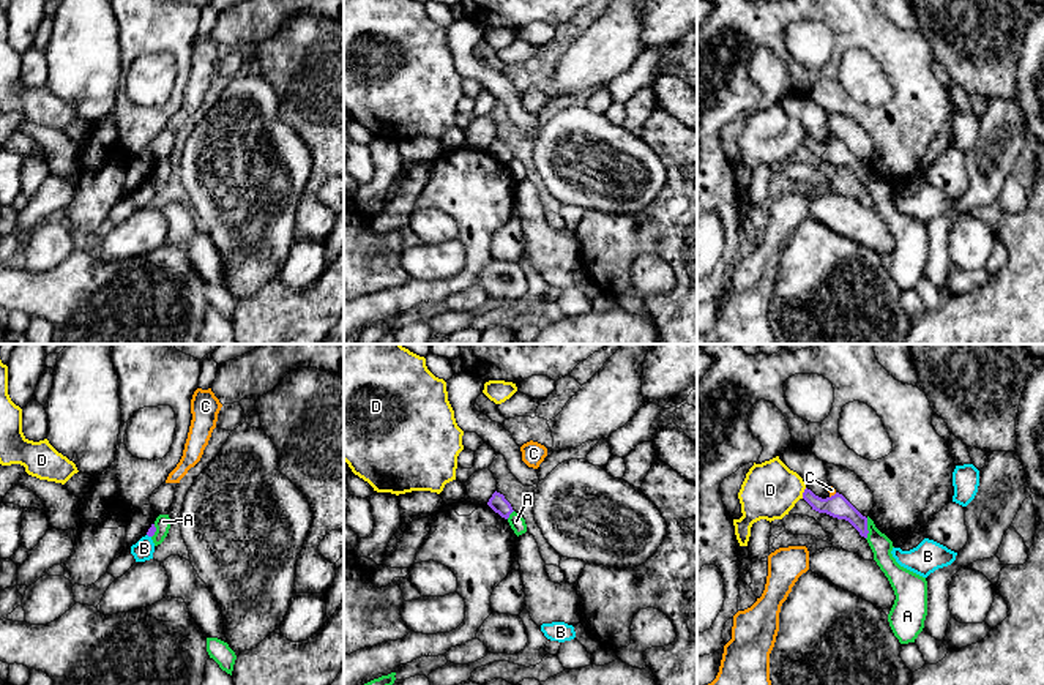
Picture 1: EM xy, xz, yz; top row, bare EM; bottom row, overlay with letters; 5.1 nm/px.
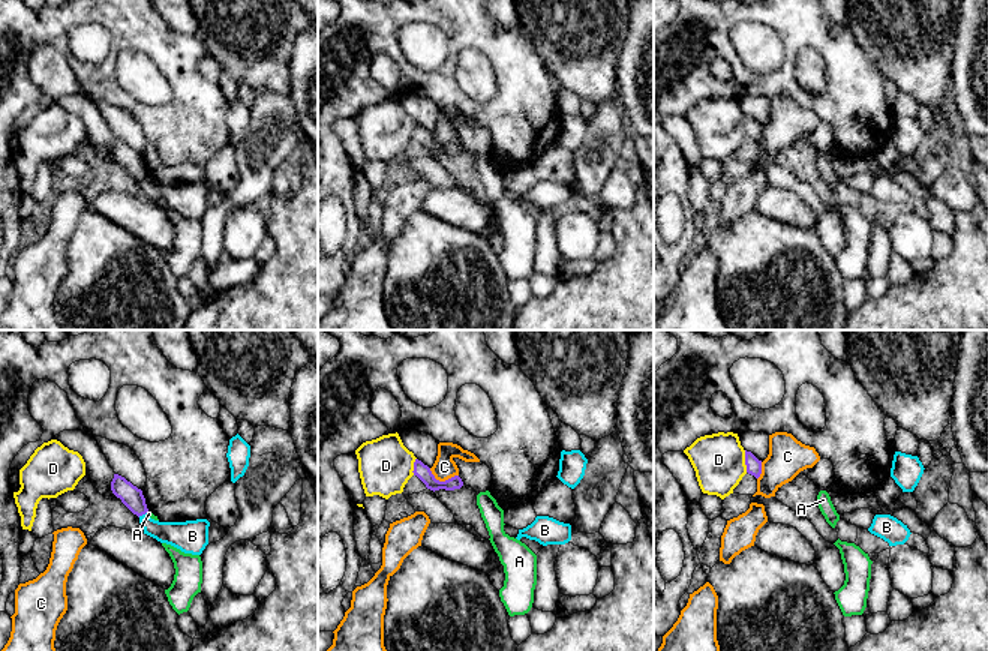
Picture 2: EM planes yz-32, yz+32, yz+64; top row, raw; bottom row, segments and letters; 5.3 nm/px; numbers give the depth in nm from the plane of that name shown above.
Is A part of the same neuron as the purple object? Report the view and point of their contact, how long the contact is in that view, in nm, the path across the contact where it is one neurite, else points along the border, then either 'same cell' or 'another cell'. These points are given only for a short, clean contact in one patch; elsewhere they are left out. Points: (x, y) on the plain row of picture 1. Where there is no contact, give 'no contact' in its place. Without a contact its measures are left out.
contact yz (866, 175); length 110 nm; border yz (868, 164), (866, 185); another cell

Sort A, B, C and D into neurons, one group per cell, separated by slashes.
A / B / C / D

